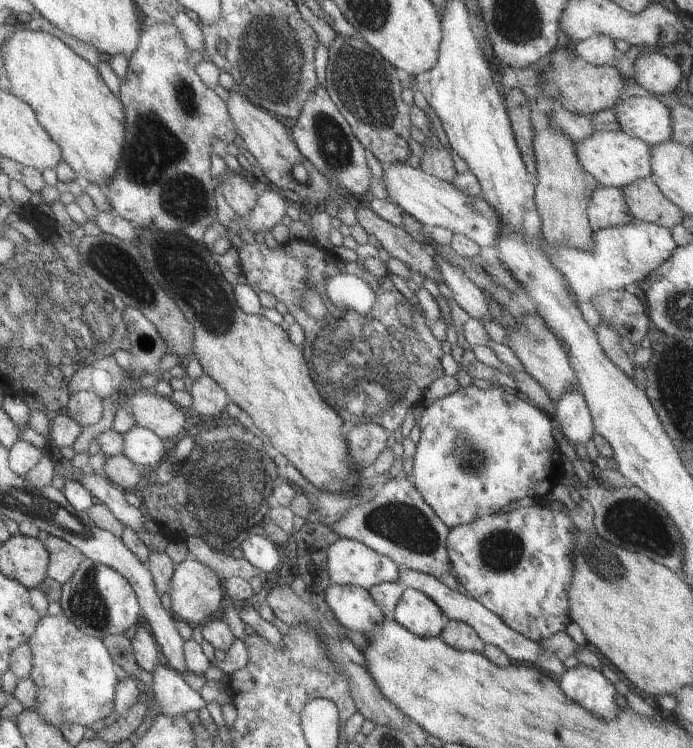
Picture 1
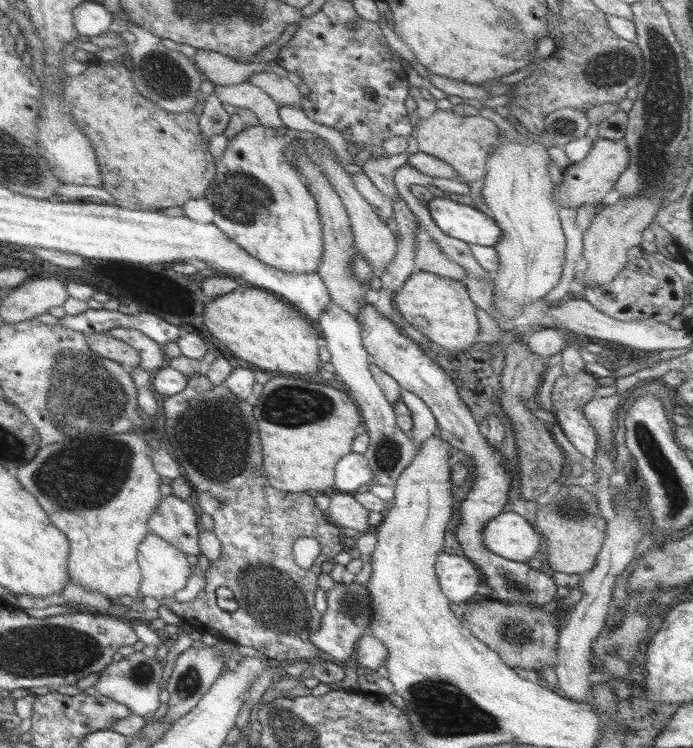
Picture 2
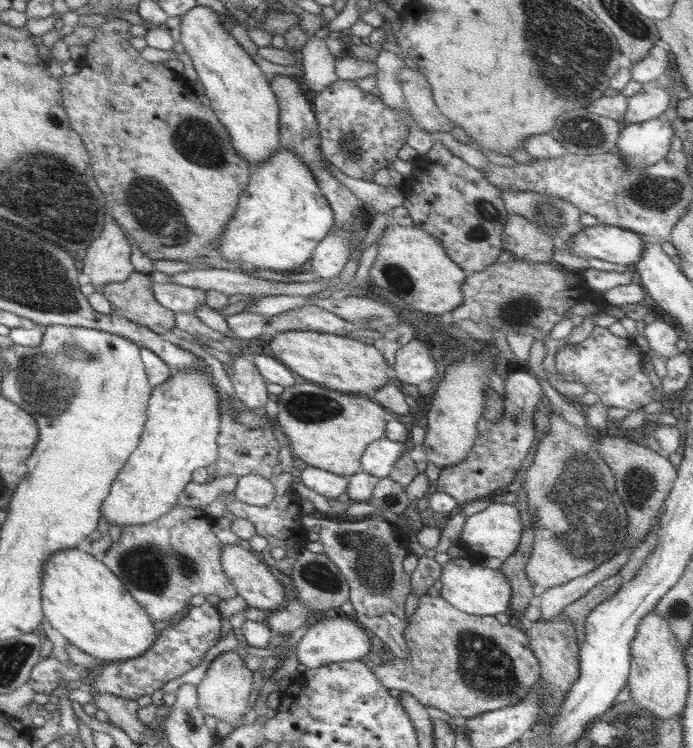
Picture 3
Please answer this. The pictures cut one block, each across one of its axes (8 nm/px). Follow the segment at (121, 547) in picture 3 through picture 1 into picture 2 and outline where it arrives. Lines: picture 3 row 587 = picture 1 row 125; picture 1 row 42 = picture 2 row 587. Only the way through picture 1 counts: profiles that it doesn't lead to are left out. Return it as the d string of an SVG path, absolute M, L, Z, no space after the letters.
M148 532L138 544L135 558L141 574L138 595L153 598L158 602L172 601L173 594L185 587L187 579L192 574L186 556L151 532Z

